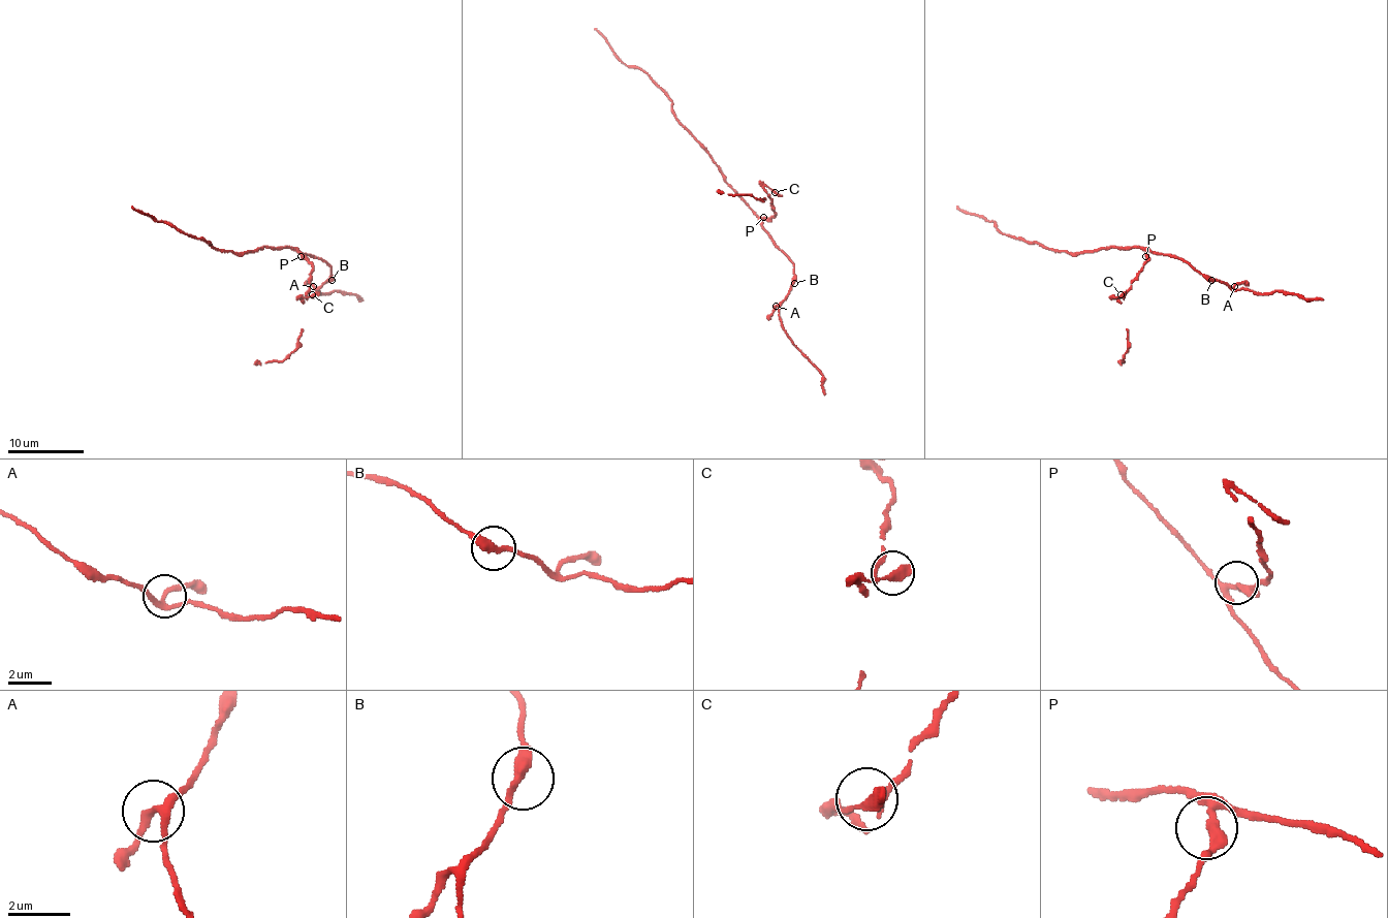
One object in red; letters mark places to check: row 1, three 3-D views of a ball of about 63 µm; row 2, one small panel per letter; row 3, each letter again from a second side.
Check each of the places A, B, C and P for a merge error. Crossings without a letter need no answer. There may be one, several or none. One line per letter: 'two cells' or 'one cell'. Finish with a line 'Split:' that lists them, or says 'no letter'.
A: one cell
B: one cell
C: one cell
P: one cell
Split: no letter

